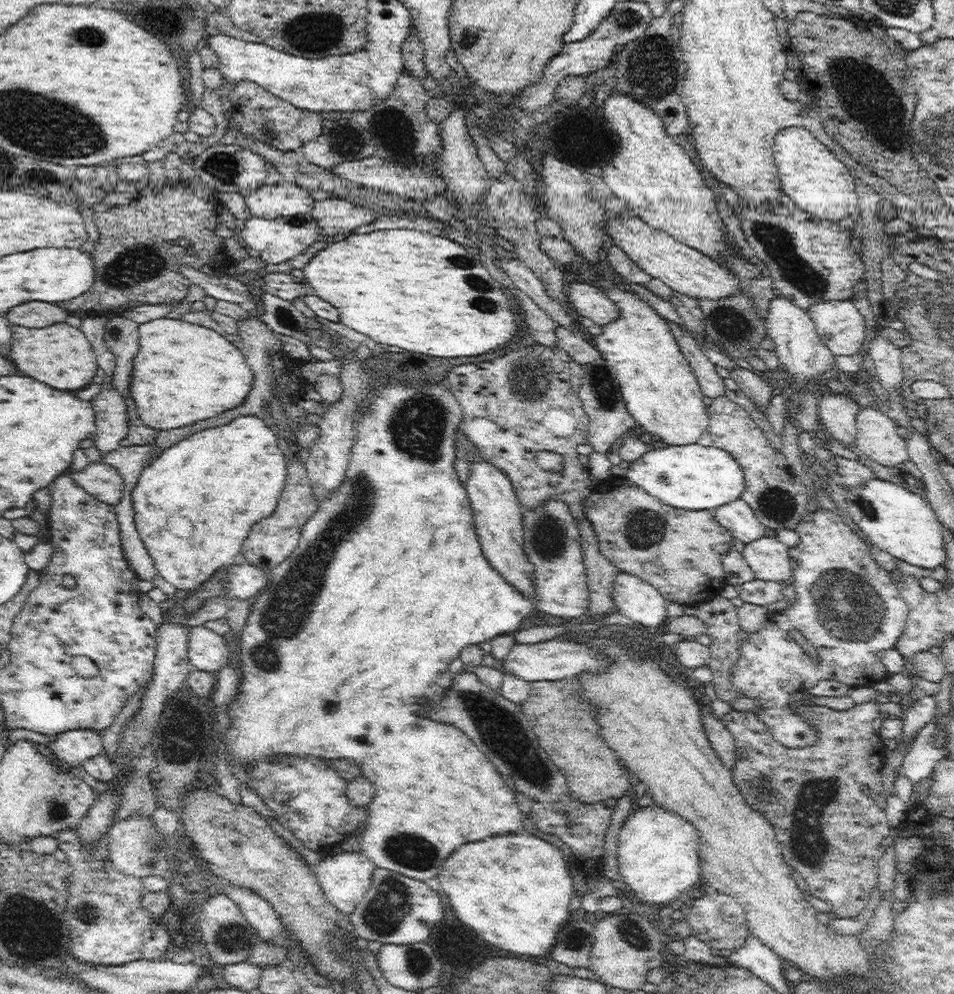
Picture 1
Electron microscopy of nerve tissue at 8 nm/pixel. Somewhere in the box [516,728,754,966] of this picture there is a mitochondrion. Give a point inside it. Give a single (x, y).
(630, 931)

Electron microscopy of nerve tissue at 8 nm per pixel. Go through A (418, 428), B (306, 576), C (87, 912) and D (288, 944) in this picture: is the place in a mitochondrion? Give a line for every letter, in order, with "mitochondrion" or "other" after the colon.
A: mitochondrion
B: mitochondrion
C: mitochondrion
D: other

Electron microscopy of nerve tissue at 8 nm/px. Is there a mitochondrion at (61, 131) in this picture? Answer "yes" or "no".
yes

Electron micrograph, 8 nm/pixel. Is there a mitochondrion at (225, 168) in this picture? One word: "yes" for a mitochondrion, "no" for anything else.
yes

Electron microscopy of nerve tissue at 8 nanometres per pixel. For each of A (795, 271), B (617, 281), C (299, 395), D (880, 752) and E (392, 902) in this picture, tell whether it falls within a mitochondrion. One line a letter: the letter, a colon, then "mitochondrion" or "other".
A: mitochondrion
B: other
C: other
D: other
E: mitochondrion

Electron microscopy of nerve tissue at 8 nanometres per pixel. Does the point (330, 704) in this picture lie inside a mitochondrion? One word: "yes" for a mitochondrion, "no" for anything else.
yes

